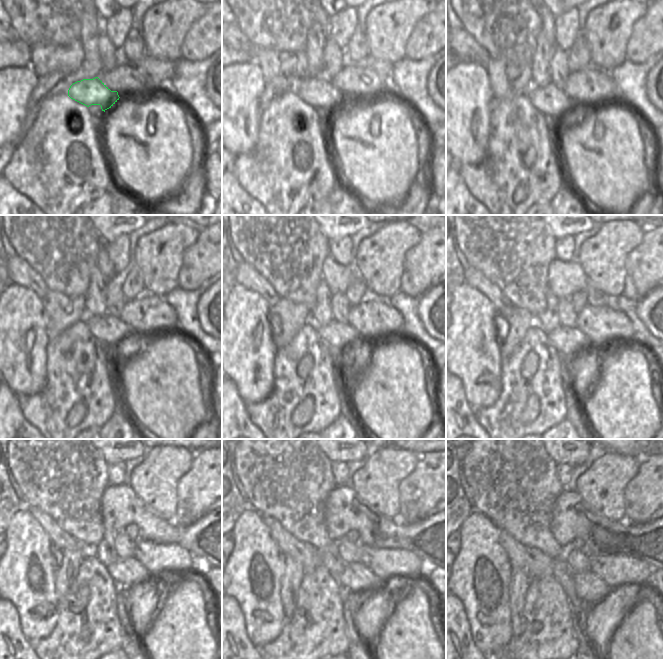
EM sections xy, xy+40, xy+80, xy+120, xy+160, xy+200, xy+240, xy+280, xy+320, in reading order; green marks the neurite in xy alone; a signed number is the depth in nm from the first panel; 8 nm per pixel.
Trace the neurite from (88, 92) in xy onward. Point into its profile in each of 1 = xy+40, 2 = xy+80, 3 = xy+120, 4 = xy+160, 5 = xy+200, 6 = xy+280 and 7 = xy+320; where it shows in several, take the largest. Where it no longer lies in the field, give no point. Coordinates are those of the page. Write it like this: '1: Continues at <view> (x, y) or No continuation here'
1: Continues at xy+40 (318, 92)
2: Continues at xy+80 (551, 101)
3: Continues at xy+120 (112, 331)
4: Continues at xy+160 (342, 339)
5: Continues at xy+200 (570, 342)
6: Continues at xy+280 (357, 578)
7: Continues at xy+320 (590, 589).

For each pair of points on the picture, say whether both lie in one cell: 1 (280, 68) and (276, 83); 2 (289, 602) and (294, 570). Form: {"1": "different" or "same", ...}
{"1": "different", "2": "same"}

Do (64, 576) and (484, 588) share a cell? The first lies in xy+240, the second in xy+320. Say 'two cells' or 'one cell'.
two cells

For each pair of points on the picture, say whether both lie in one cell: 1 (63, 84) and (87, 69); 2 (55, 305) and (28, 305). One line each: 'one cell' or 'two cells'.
1: one cell
2: two cells

